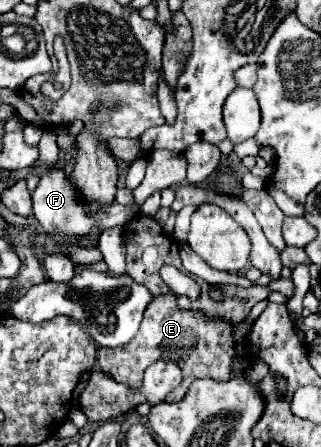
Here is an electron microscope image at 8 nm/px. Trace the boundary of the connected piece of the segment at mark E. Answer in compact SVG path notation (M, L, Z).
M164 294L164 296L156 296L152 306L148 306L148 310L144 312L144 320L140 324L138 336L124 348L100 348L98 364L116 382L122 382L138 390L142 386L142 374L150 364L158 360L176 362L182 370L182 384L180 388L172 390L164 398L164 402L176 402L186 394L188 384L194 378L210 376L222 382L228 380L234 354L236 354L234 326L228 320L206 318L204 312L200 310L184 310L178 306L176 296Z

